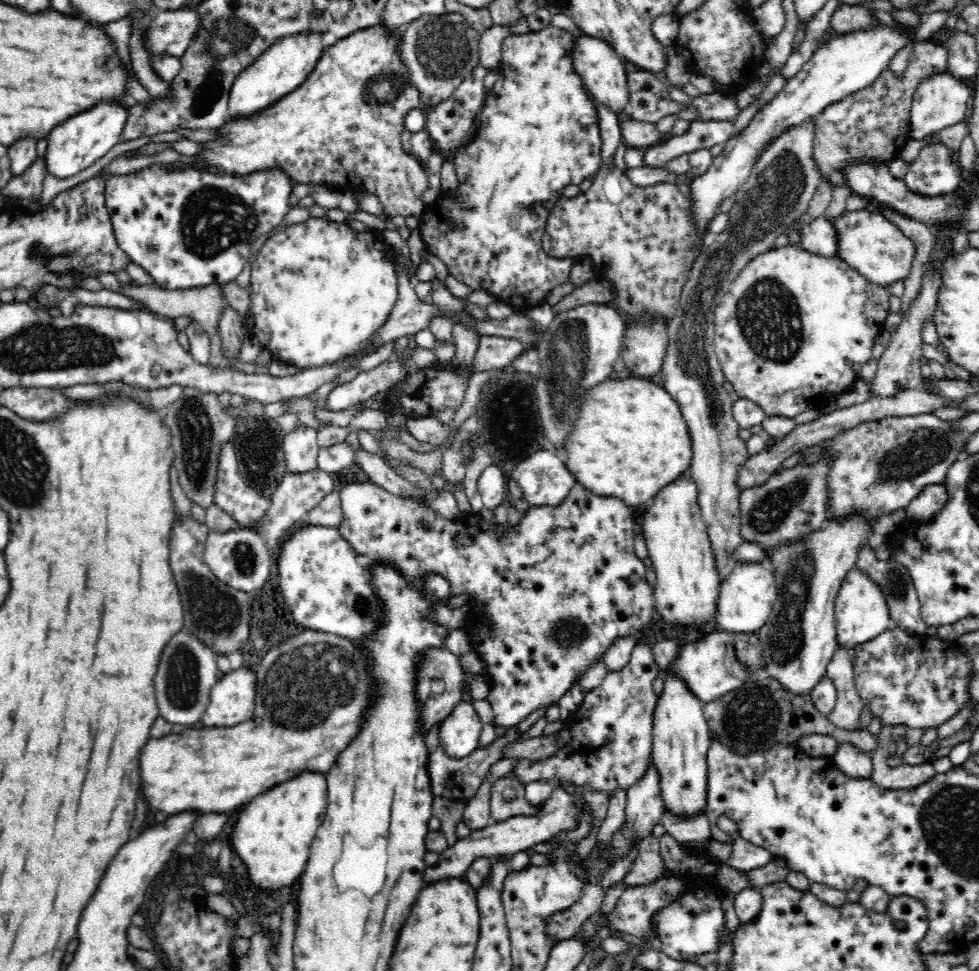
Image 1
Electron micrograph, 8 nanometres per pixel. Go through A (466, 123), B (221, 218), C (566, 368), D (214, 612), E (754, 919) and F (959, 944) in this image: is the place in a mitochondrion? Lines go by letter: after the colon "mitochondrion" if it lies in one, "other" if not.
A: other
B: mitochondrion
C: mitochondrion
D: mitochondrion
E: other
F: other

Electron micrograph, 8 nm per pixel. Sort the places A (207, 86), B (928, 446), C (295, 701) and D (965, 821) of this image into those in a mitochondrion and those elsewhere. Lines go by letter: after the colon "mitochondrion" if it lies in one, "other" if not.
A: mitochondrion
B: mitochondrion
C: mitochondrion
D: mitochondrion

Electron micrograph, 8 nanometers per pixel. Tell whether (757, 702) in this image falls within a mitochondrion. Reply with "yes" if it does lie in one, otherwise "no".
yes

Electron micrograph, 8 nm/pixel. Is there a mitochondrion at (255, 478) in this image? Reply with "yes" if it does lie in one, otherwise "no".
no

